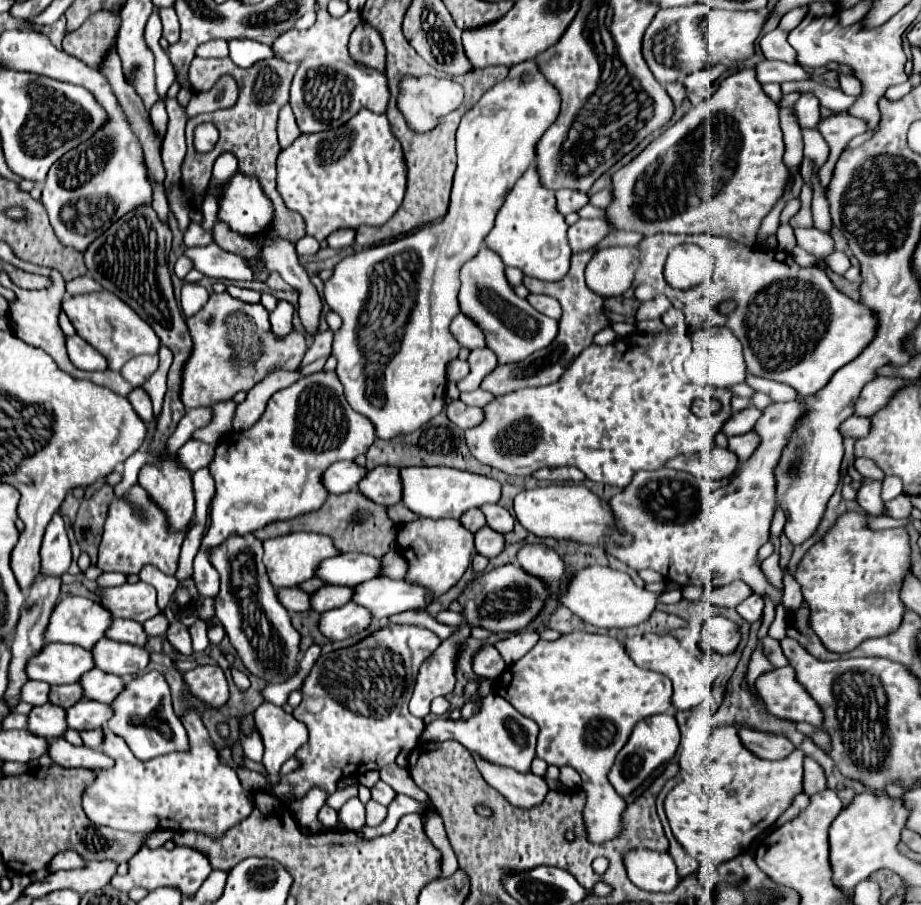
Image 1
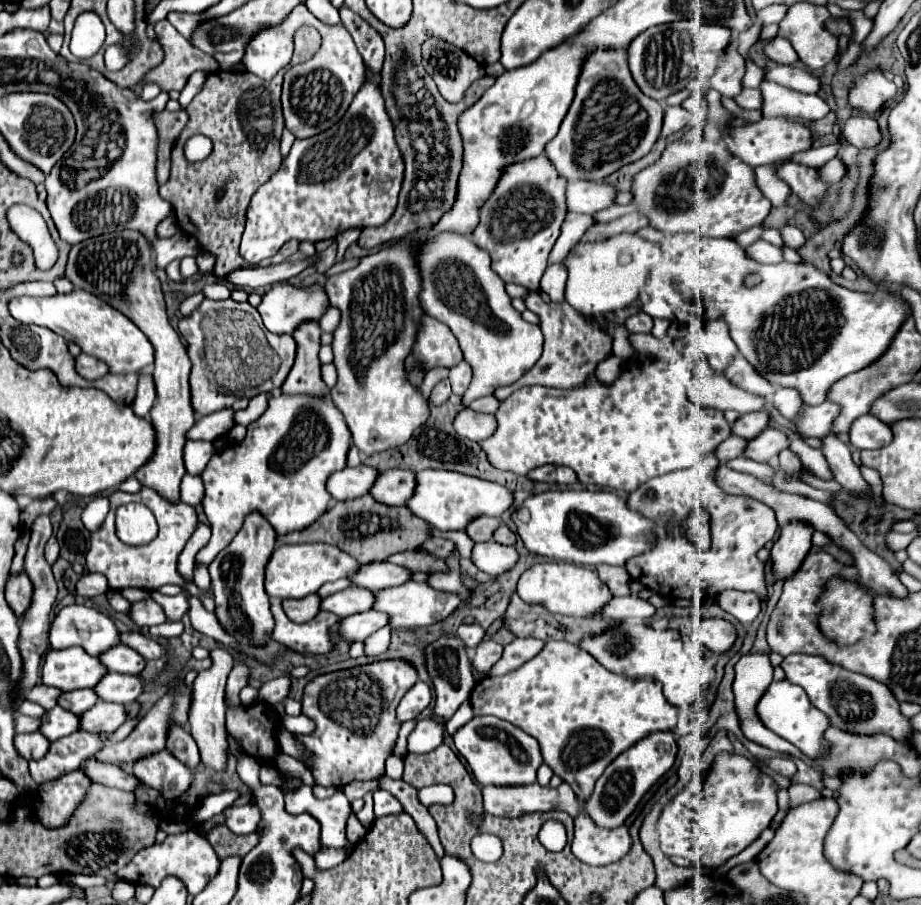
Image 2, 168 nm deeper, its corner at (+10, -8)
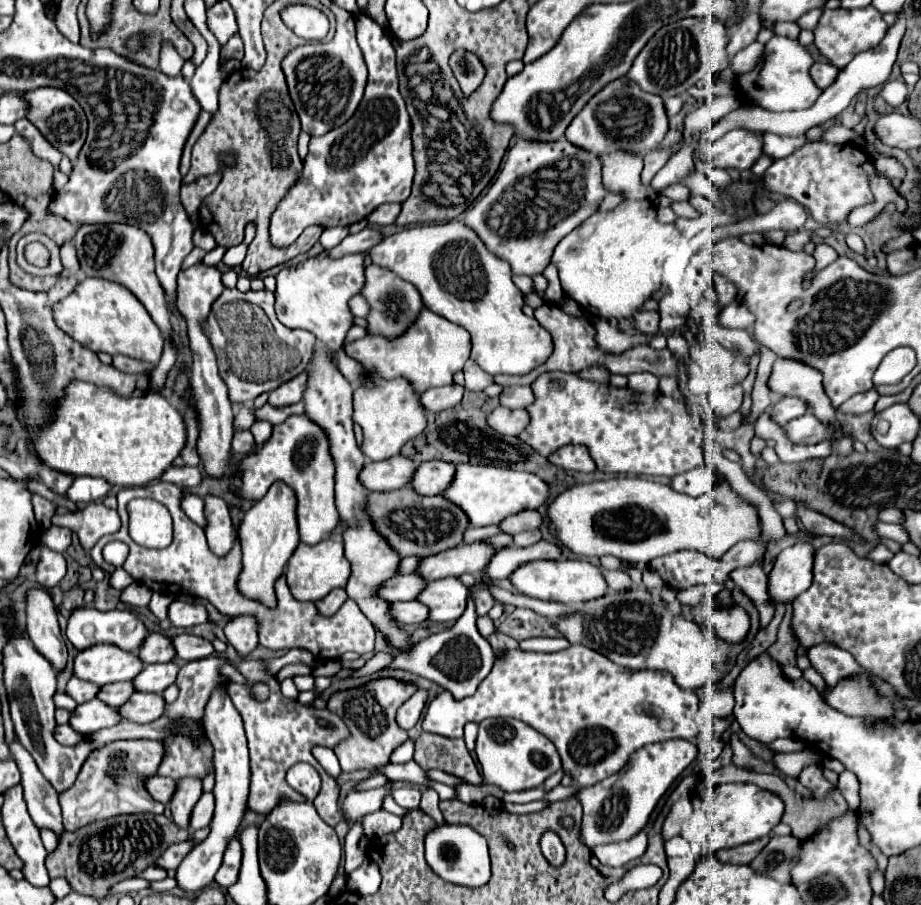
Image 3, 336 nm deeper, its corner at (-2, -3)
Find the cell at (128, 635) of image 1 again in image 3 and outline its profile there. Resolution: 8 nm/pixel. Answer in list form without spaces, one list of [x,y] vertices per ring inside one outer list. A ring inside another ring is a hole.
[[[181,634],[173,638],[173,646],[179,658],[183,660],[199,660],[199,658],[207,658],[215,652],[213,644],[201,636],[193,636],[193,634]]]

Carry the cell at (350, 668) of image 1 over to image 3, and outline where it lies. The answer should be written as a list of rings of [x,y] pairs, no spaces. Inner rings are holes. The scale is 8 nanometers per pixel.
[[[381,678],[365,684],[365,688],[345,690],[331,696],[327,708],[333,710],[337,716],[341,716],[347,728],[351,730],[351,738],[347,738],[335,748],[343,772],[355,772],[389,764],[393,750],[407,740],[407,732],[401,730],[395,722],[395,712],[407,698],[413,696],[415,690],[417,688],[413,684],[399,682],[393,678]]]

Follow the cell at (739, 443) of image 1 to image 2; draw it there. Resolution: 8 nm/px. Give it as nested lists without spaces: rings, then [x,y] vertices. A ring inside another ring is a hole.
[[[765,429],[759,437],[751,439],[743,451],[753,461],[771,461],[777,453],[787,447],[787,437],[777,429]]]

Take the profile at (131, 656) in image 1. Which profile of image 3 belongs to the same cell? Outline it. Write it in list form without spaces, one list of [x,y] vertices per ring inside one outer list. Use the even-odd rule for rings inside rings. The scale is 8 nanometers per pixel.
[[[151,632],[139,650],[139,658],[145,664],[169,662],[175,658],[175,650],[171,648],[171,638],[161,632]]]

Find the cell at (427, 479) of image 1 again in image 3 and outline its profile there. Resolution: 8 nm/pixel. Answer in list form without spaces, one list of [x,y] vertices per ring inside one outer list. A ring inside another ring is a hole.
[[[459,464],[453,484],[443,492],[447,500],[465,510],[465,514],[471,520],[471,526],[499,524],[507,516],[517,514],[521,510],[537,510],[549,500],[549,494],[551,494],[549,484],[531,472],[517,472],[495,466],[471,466],[471,464]]]

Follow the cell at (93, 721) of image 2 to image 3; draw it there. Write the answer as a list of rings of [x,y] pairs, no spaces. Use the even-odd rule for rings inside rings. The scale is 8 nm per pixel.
[[[137,692],[135,696],[129,698],[127,704],[119,708],[119,712],[125,720],[147,724],[165,714],[165,698],[161,694]]]

